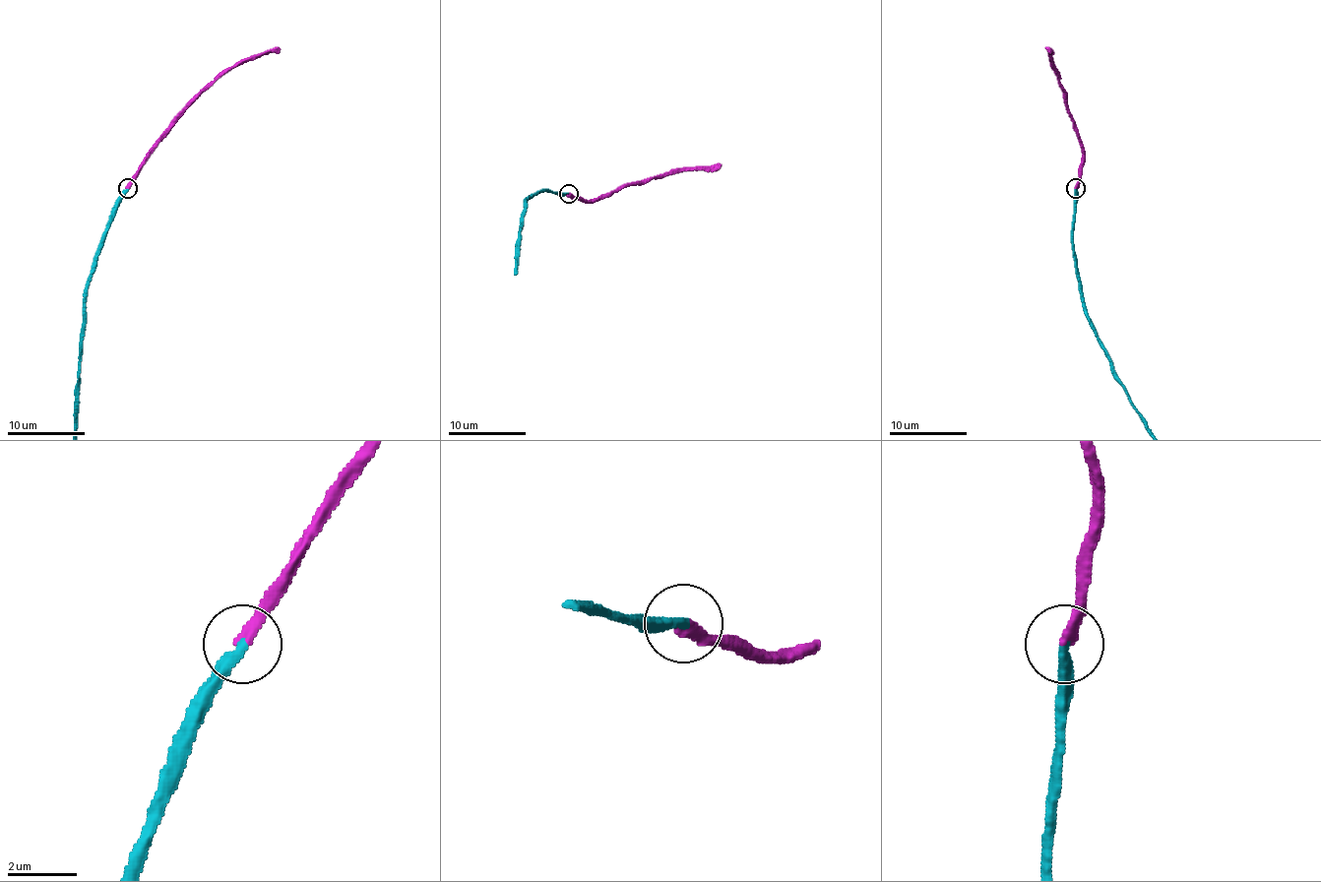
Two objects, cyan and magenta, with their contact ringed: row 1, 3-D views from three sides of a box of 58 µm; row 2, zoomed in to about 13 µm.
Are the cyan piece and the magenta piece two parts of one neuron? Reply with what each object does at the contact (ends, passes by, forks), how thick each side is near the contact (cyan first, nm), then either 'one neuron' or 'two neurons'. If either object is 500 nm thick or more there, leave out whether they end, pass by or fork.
cyan ends; magenta ends; calibres 320 and 320 nm; one neuron

